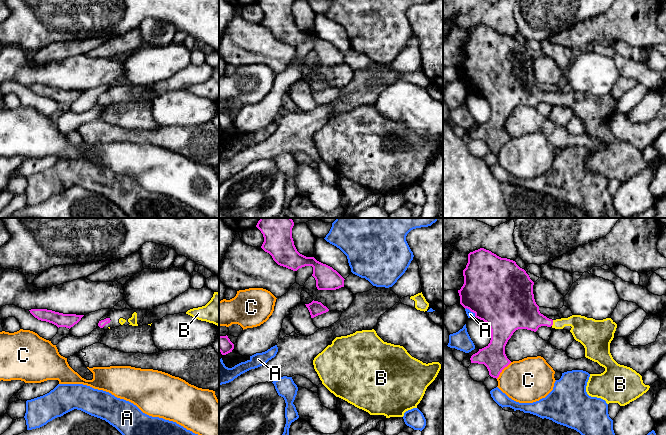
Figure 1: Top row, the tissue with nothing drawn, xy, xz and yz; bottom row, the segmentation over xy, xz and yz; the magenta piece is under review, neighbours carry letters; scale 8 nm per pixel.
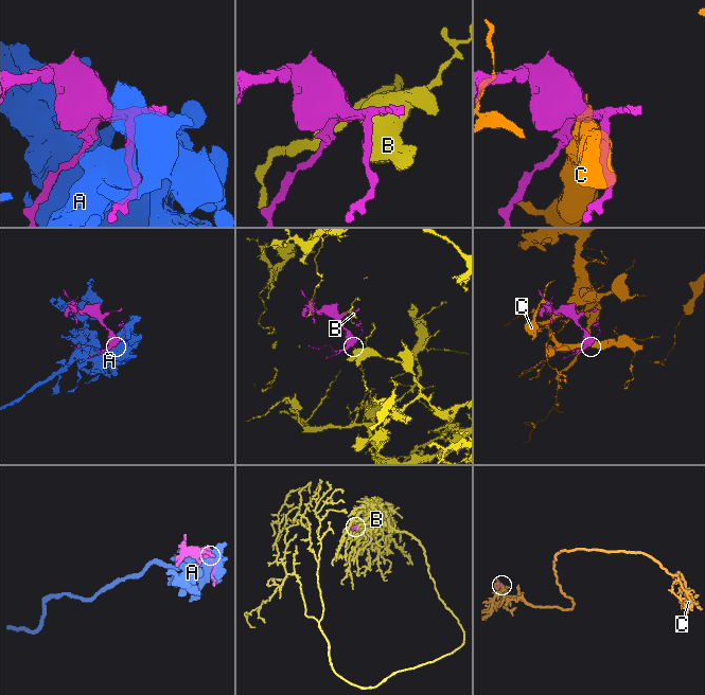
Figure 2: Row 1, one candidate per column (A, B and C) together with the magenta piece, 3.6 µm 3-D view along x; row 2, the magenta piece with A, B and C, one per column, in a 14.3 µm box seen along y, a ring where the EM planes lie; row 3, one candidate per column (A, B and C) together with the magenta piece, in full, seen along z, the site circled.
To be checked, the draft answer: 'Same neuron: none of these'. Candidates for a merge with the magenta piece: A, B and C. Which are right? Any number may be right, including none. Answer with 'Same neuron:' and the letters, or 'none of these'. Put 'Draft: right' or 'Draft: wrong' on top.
Draft: wrong
Same neuron: B

